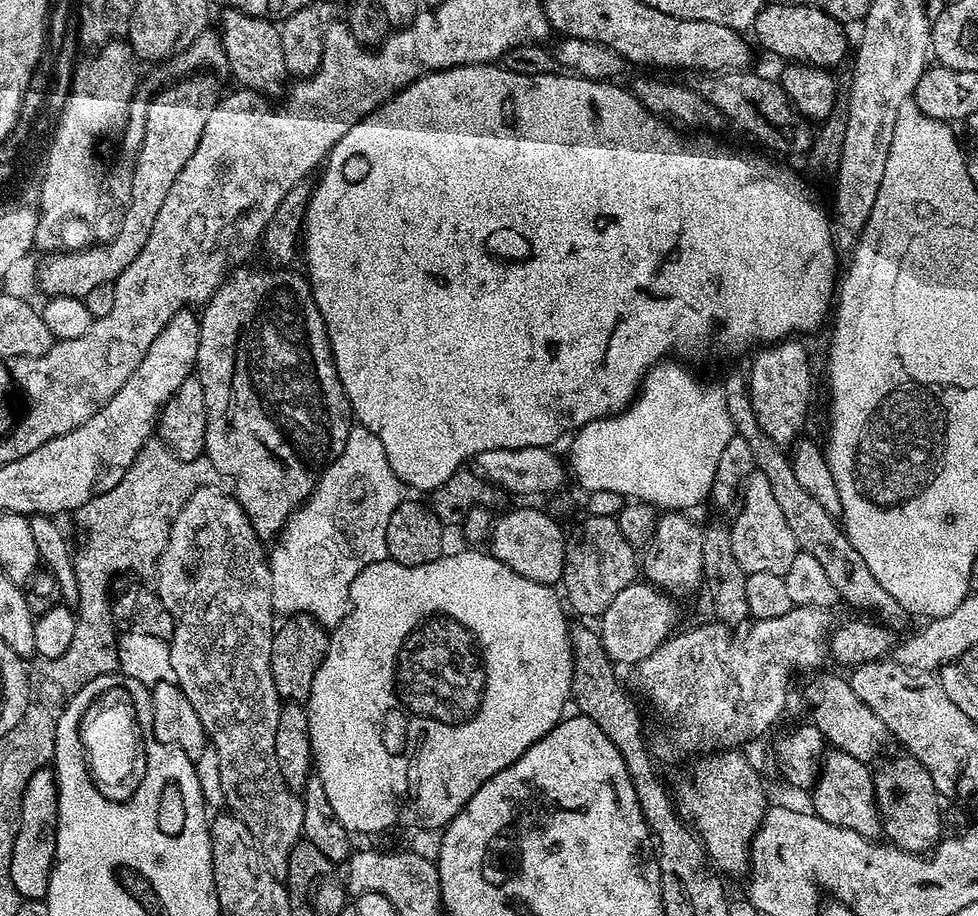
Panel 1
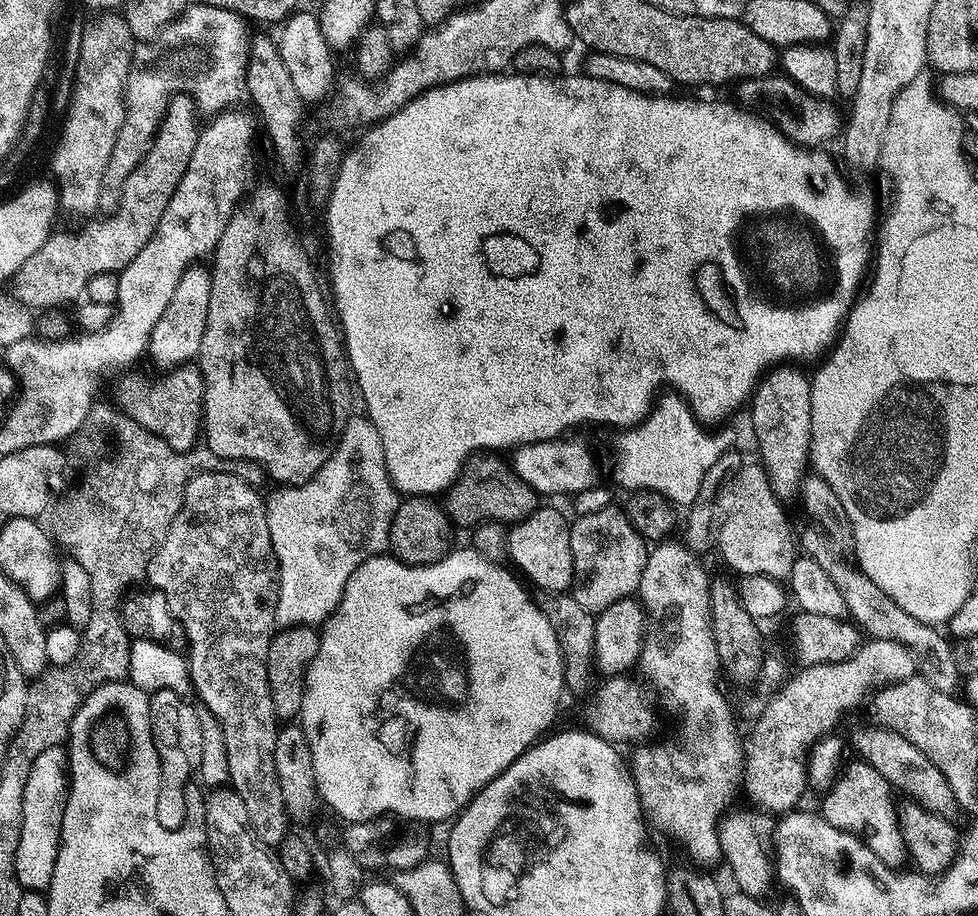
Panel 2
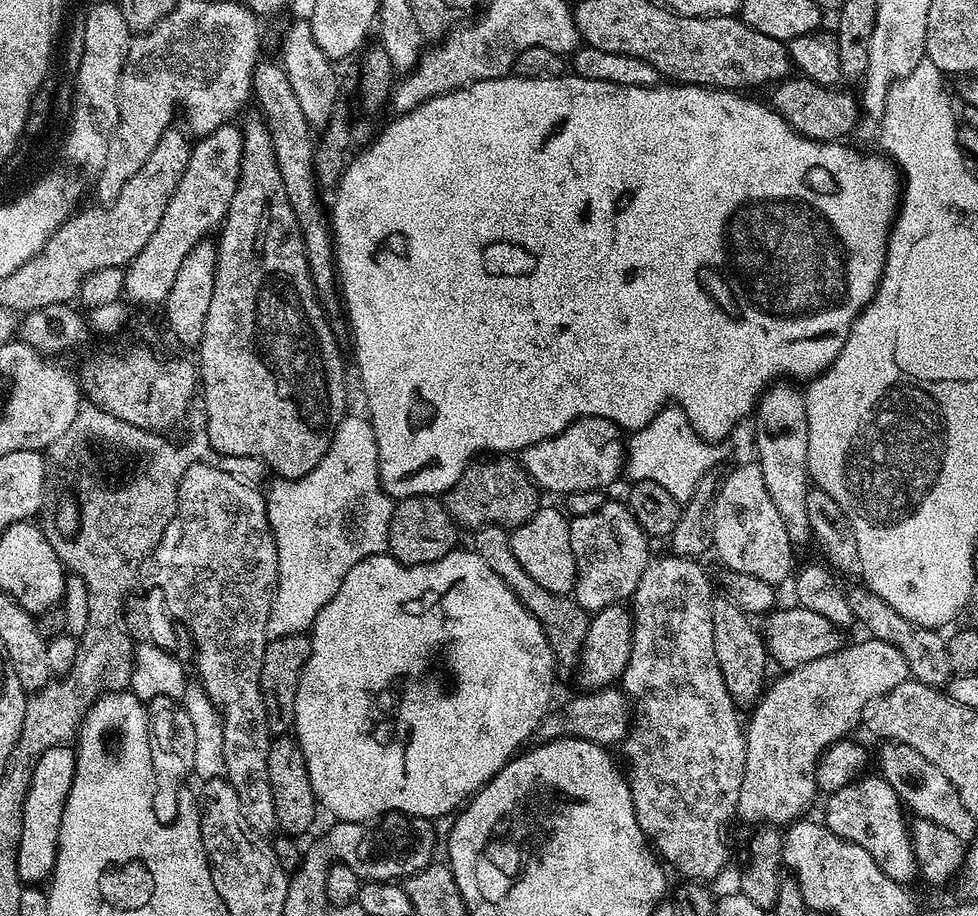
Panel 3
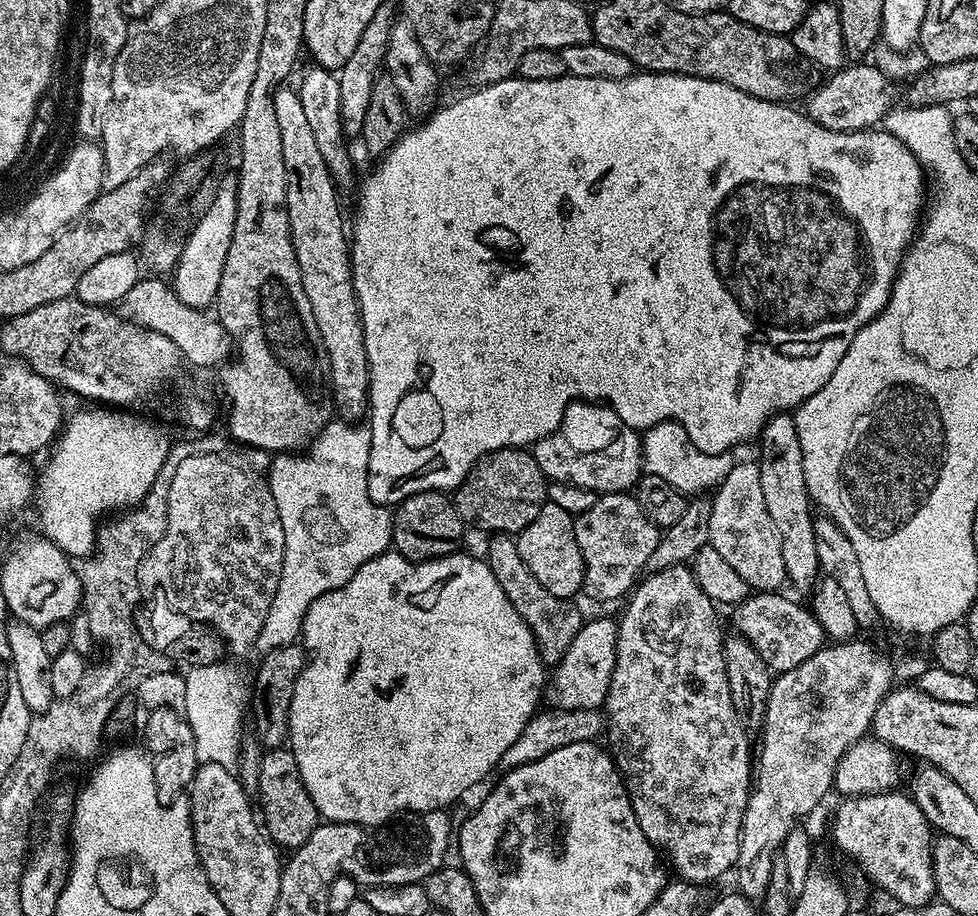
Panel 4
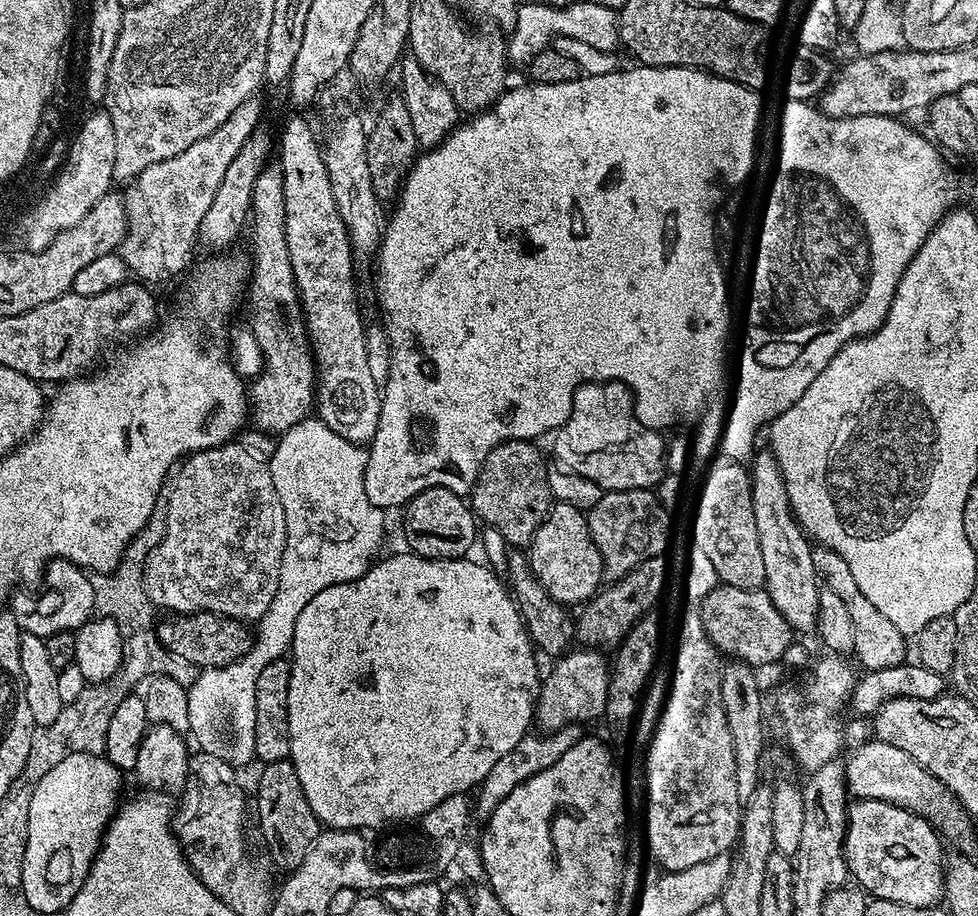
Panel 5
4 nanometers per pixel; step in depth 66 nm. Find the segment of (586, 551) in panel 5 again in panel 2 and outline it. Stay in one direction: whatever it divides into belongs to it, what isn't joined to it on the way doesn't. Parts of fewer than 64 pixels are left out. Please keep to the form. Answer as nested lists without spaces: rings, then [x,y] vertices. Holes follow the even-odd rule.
[[[541,506],[537,508],[536,511],[530,513],[525,520],[517,520],[515,524],[507,529],[506,556],[509,561],[512,559],[513,562],[517,564],[515,567],[519,569],[525,577],[528,575],[529,578],[541,588],[541,593],[564,594],[571,589],[572,575],[574,574],[574,561],[571,557],[570,538],[571,530],[569,517],[564,517],[556,508]]]

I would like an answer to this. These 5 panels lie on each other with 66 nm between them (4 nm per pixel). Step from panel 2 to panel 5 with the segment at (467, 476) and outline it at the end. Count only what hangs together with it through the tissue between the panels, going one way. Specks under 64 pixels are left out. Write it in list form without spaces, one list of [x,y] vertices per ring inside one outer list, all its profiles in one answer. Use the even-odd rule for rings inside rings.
[[[513,438],[504,440],[497,448],[491,448],[486,458],[480,463],[480,473],[476,481],[470,486],[470,507],[473,513],[487,527],[498,530],[508,546],[527,546],[532,542],[532,535],[538,530],[544,516],[552,507],[554,501],[548,489],[548,472],[544,468],[544,460],[540,452],[531,444],[528,438]]]

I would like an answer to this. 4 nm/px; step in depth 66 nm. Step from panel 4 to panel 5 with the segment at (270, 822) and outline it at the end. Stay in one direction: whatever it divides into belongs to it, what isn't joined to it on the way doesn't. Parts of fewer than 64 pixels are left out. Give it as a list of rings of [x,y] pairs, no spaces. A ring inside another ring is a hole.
[[[291,759],[264,764],[261,769],[256,780],[256,820],[260,823],[260,836],[268,847],[269,858],[283,870],[291,870],[302,862],[314,838],[320,835],[322,825],[314,810],[310,810],[310,802],[306,802]]]

